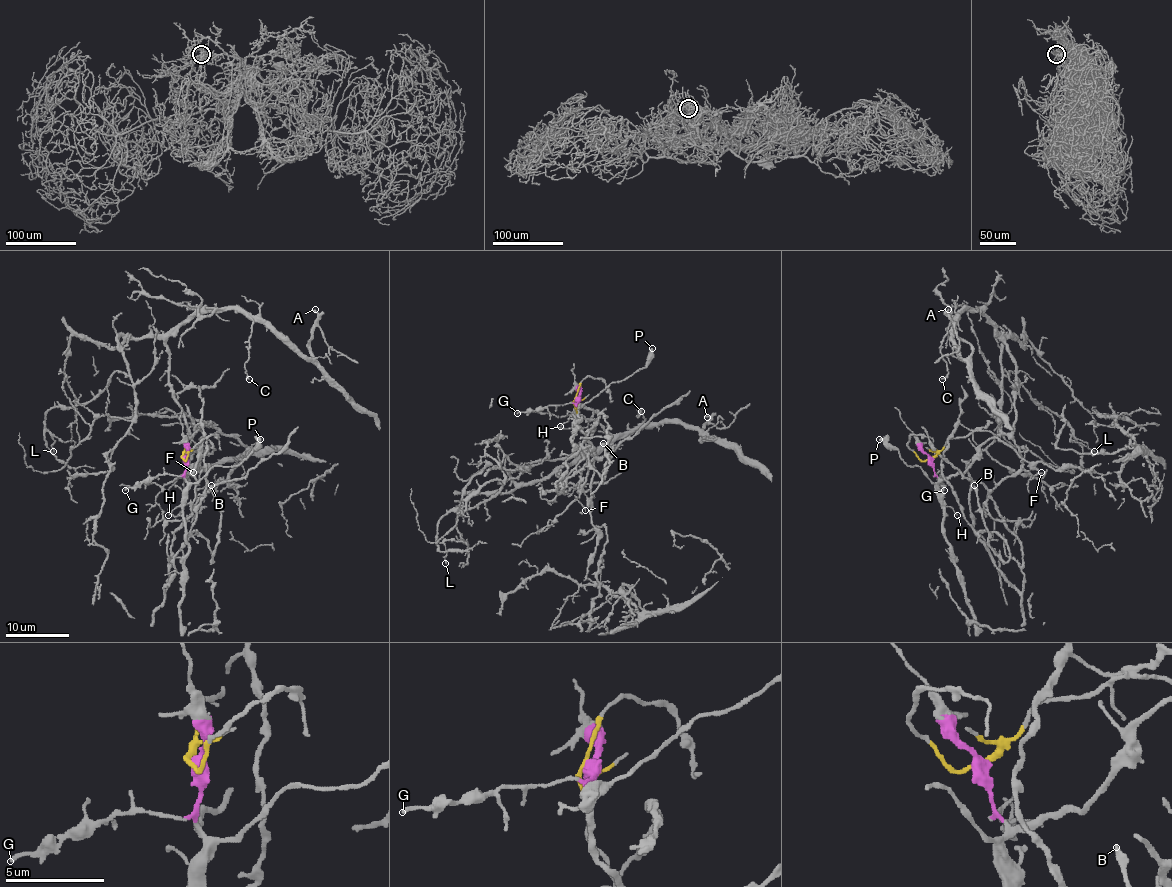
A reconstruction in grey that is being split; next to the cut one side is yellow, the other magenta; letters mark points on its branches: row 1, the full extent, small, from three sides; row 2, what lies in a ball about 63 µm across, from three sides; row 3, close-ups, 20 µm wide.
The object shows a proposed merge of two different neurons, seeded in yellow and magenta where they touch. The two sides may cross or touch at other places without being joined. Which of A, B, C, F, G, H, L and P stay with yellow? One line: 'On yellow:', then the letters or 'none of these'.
On yellow: A, B, C, F, L

